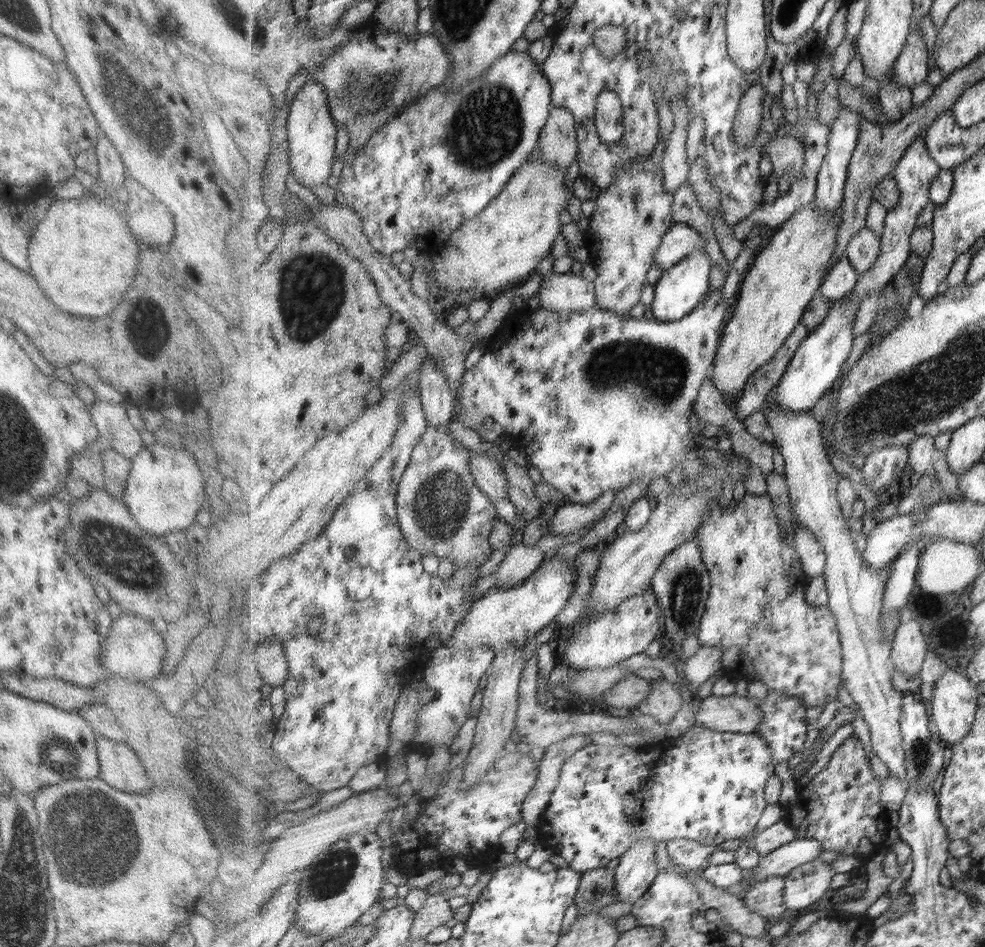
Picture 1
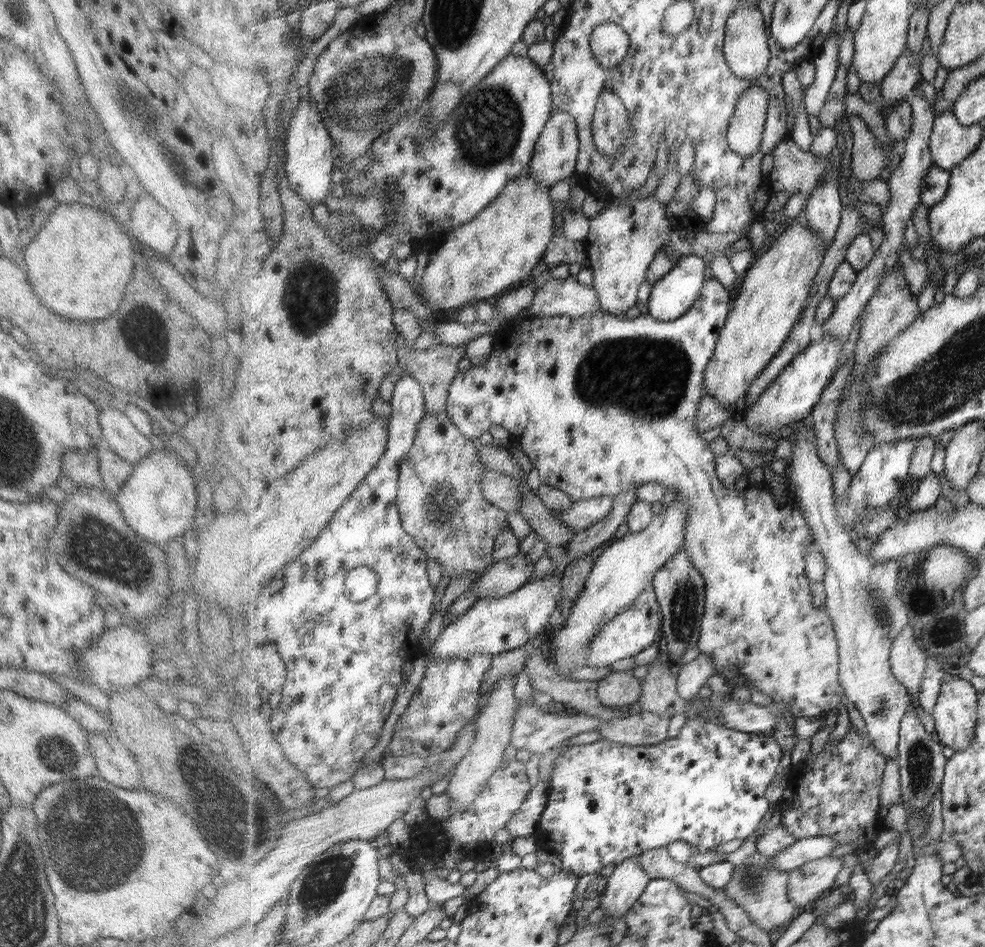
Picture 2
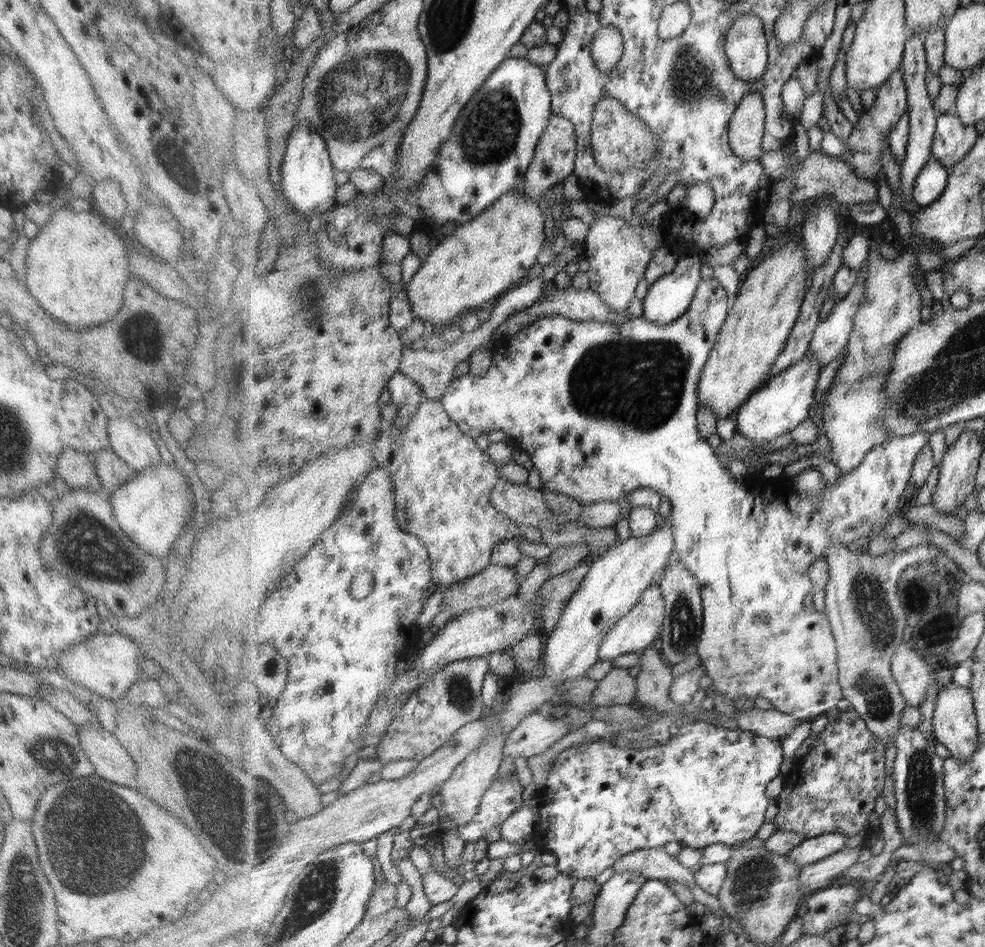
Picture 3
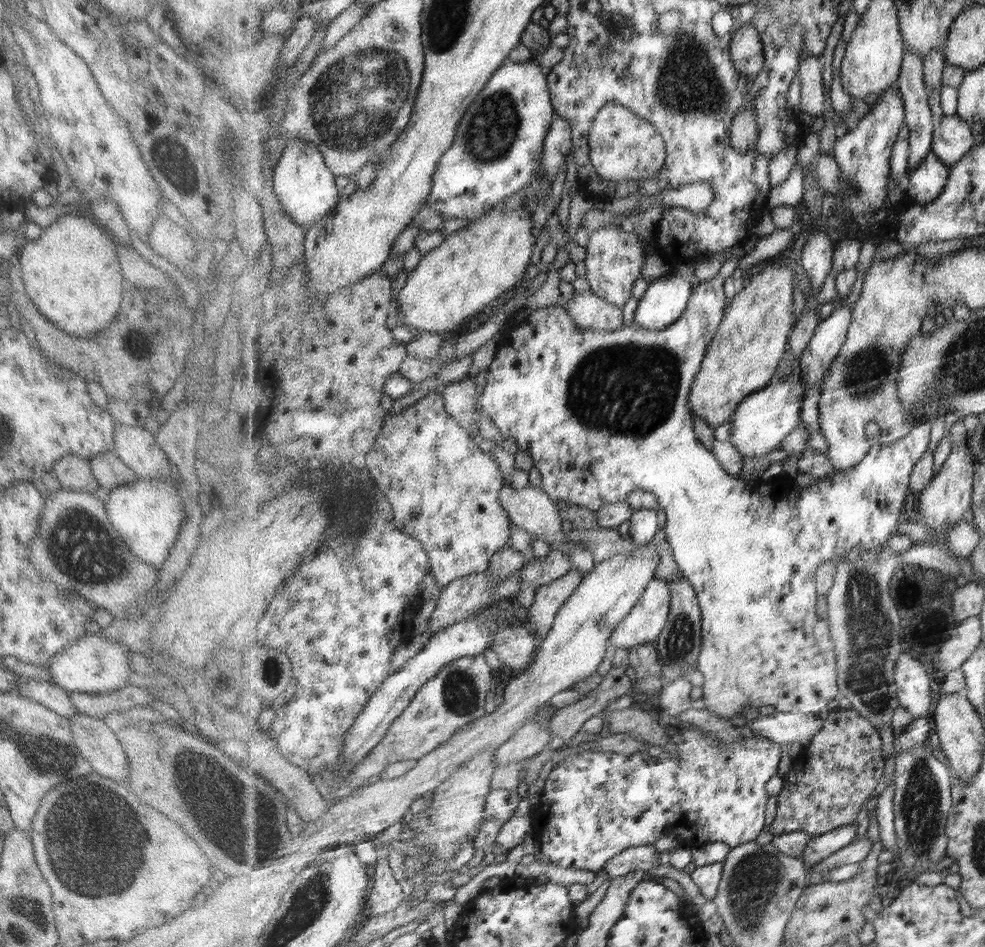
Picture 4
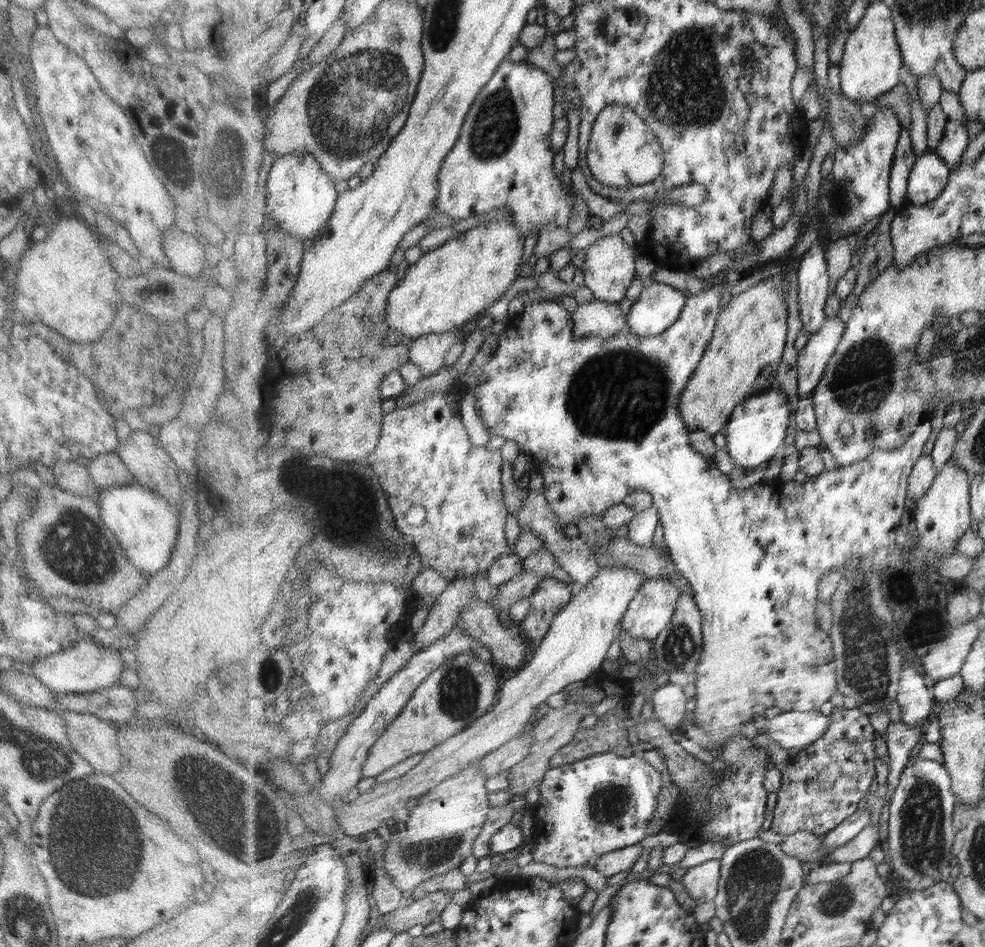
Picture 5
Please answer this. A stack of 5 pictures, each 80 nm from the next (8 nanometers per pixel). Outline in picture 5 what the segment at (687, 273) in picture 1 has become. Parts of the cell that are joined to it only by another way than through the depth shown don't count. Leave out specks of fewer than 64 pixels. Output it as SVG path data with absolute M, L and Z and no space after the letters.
M647 283L628 314L630 332L643 338L663 334L681 318L687 300L685 294L667 284Z

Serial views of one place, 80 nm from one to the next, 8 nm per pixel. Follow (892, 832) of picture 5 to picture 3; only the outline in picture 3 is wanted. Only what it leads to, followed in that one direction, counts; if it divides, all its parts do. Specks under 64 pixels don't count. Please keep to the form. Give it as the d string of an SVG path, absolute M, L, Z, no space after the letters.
M903 727L895 736L897 748L895 760L894 792L896 796L895 814L902 841L915 851L925 852L935 842L945 827L945 760L937 756L935 742L925 738L918 727Z

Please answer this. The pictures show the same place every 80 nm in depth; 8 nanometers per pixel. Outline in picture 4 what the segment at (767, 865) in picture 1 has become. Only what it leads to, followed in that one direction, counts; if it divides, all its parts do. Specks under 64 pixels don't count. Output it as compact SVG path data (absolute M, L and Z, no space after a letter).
M857 822L837 828L808 842L804 858L807 866L813 866L829 858L834 852L849 846L857 838Z

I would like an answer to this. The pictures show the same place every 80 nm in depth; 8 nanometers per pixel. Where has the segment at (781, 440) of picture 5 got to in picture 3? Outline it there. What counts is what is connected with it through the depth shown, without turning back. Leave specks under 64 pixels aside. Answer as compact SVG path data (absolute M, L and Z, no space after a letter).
M808 353L805 359L777 374L767 386L755 391L735 413L735 432L743 434L754 444L763 444L795 430L799 424L810 419L811 404L824 368L825 366Z

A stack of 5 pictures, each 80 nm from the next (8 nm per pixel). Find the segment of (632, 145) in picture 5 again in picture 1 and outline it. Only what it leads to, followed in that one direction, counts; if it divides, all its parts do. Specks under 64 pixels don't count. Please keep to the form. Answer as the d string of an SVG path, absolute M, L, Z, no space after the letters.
M603 90L599 93L593 125L606 148L623 140L626 129L624 104L613 90Z

